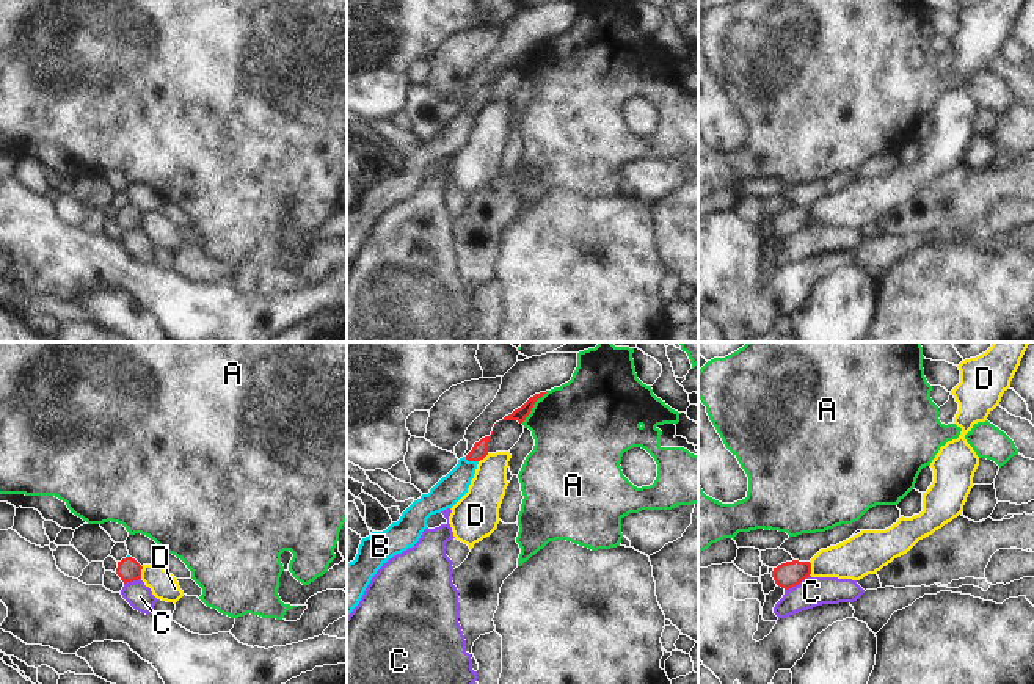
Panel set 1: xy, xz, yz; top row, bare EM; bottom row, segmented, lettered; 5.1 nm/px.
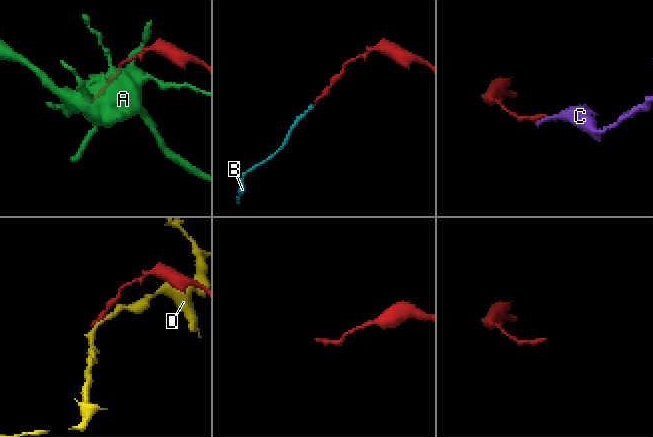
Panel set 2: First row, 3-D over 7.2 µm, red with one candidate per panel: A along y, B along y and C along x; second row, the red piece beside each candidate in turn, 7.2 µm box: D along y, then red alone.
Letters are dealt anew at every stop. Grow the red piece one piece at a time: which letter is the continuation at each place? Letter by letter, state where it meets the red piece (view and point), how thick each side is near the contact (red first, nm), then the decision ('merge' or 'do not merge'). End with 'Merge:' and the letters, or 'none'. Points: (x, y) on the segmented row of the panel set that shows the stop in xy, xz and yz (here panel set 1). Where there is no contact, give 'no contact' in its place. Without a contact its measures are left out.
A: meets red in xz at (532, 407); 70 nm thick on the red side, 460 nm on the other; do not merge
B: meets red in xz at (471, 460); 80 nm thick on the red side, 150 nm on the other; merge
C: meets red in yz at (797, 584); 130 nm thick on the red side, 150 nm on the other; do not merge
D: meets red in yz at (810, 568); 130 nm thick on the red side, 200 nm on the other; do not merge
Merge: B

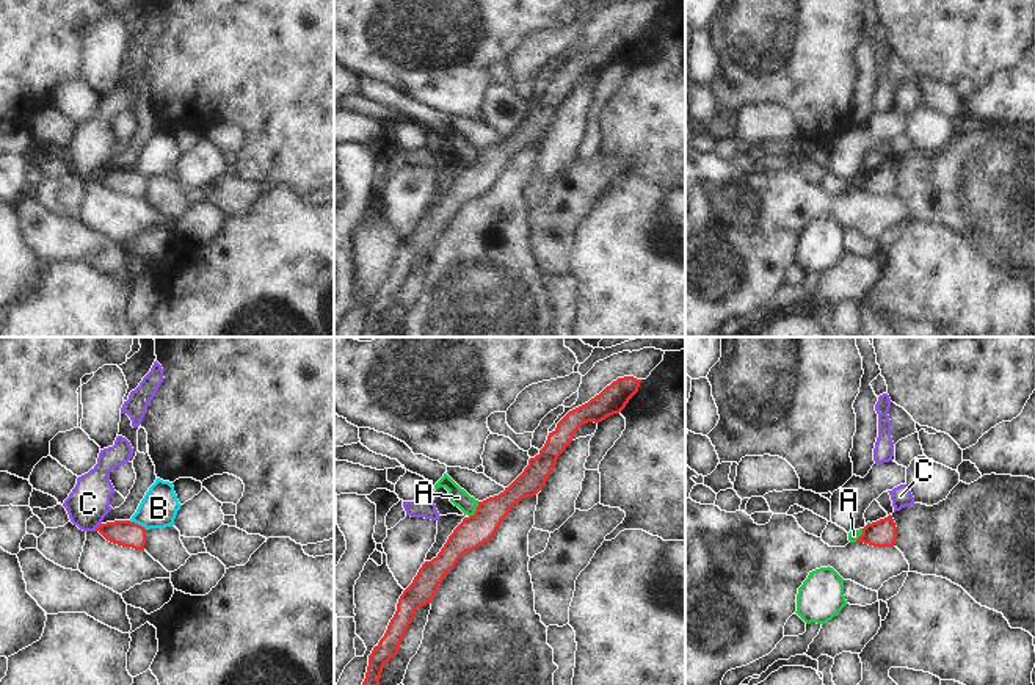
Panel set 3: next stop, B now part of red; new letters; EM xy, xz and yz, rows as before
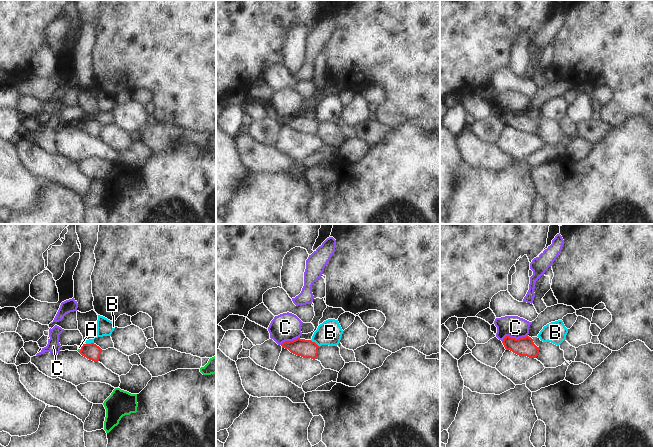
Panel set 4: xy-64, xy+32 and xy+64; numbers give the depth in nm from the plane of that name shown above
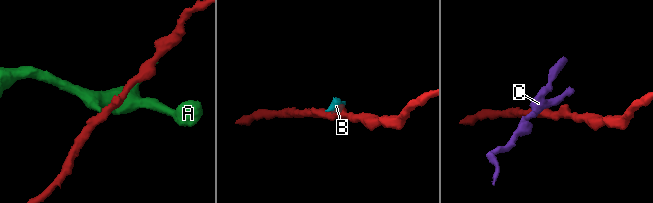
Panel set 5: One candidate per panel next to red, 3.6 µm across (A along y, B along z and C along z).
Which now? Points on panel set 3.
A: meets red in xz at (477, 510); 160 nm thick on the red side, 90 nm on the other; do not merge
B: meets red in xy at (138, 525); 140 nm thick on the red side, 190 nm on the other; do not merge
C: meets red in xy at (98, 527); 140 nm thick on the red side, 220 nm on the other; do not merge
Merge: none

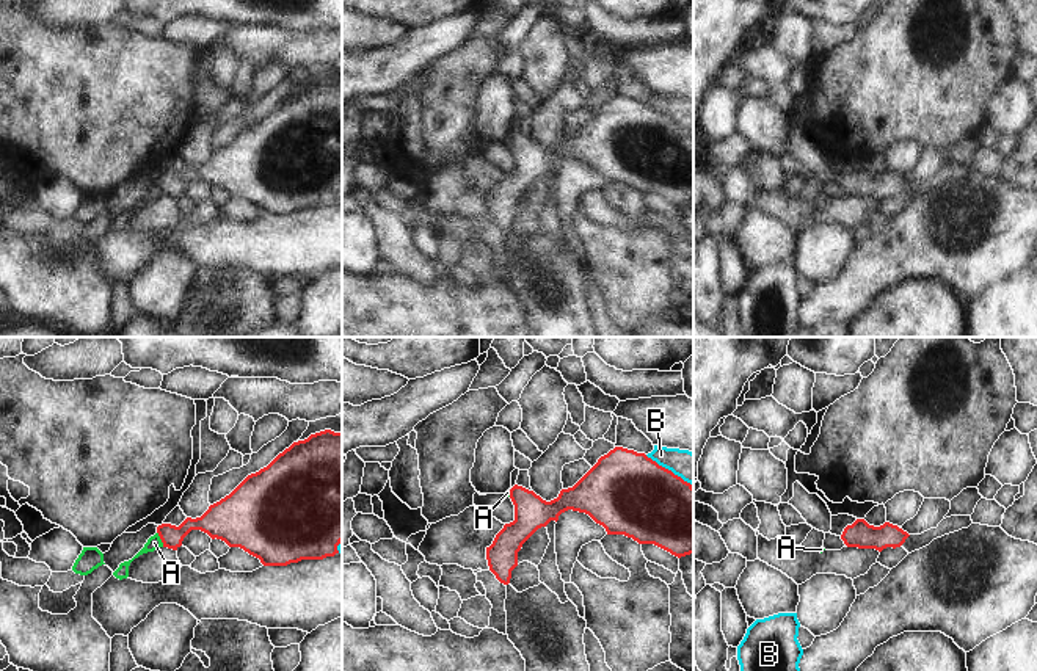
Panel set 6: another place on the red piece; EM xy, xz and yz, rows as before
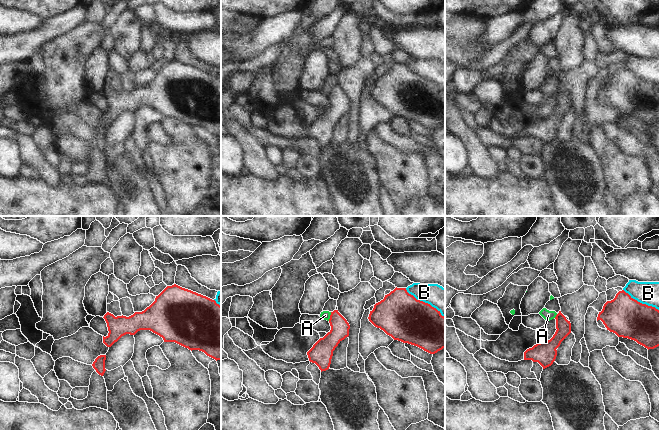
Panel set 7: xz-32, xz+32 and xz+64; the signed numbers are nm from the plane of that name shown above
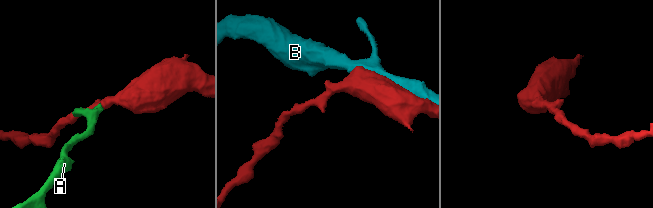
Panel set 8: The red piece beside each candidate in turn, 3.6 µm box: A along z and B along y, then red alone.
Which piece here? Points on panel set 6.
A: meets red in xy at (160, 538); 120 nm thick on the red side, 70 nm on the other; do not merge
B: meets red in xz at (670, 471); 420 nm thick on the red side, 160 nm on the other; do not merge
Merge: none

